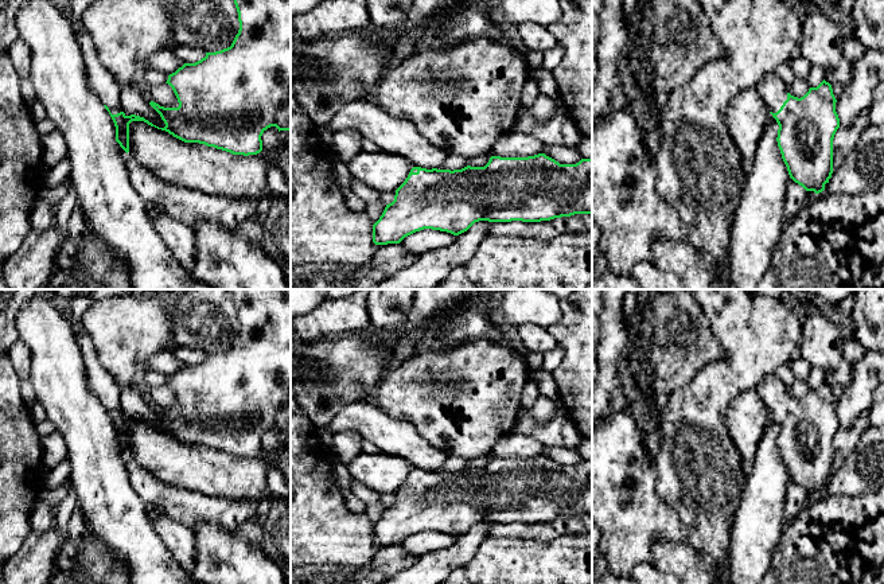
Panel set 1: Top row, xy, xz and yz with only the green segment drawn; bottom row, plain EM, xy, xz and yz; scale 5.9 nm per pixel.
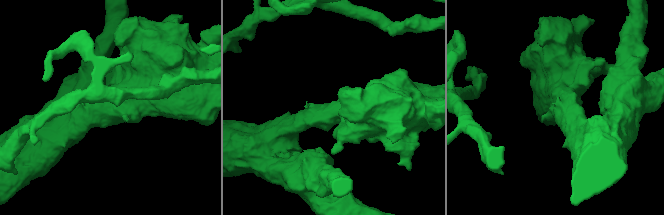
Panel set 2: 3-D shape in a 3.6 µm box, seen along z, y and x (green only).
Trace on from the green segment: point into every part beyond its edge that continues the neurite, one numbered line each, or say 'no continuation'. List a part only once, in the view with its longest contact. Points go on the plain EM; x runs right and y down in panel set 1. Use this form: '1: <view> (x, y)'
1: yz (771, 390)

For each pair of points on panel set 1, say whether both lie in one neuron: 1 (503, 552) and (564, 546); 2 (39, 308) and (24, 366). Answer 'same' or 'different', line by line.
1: same
2: different

